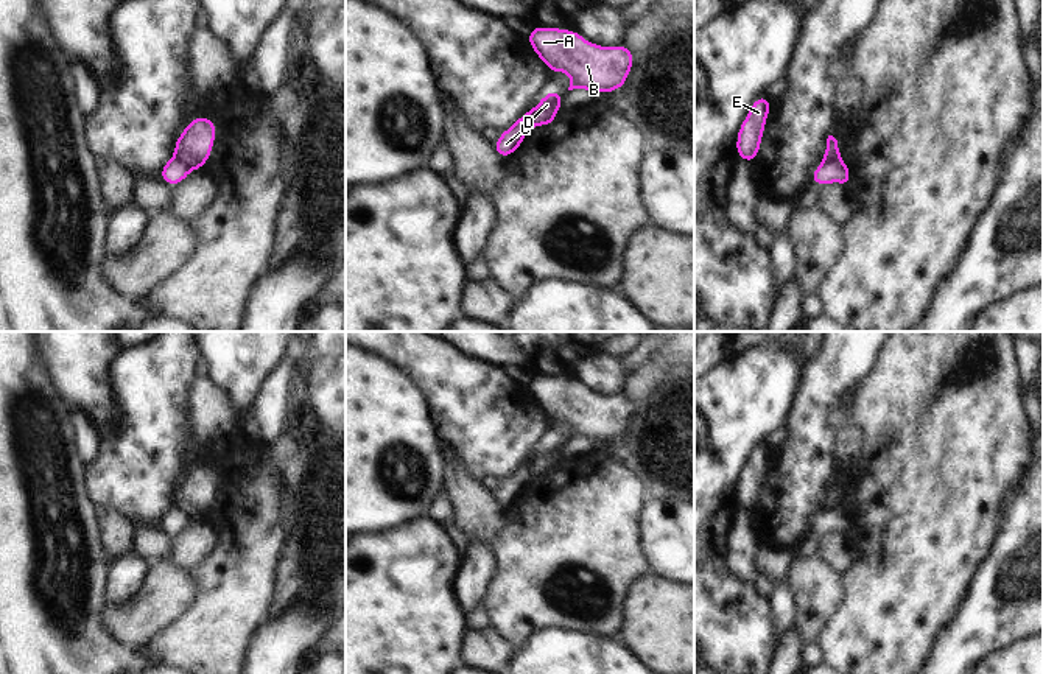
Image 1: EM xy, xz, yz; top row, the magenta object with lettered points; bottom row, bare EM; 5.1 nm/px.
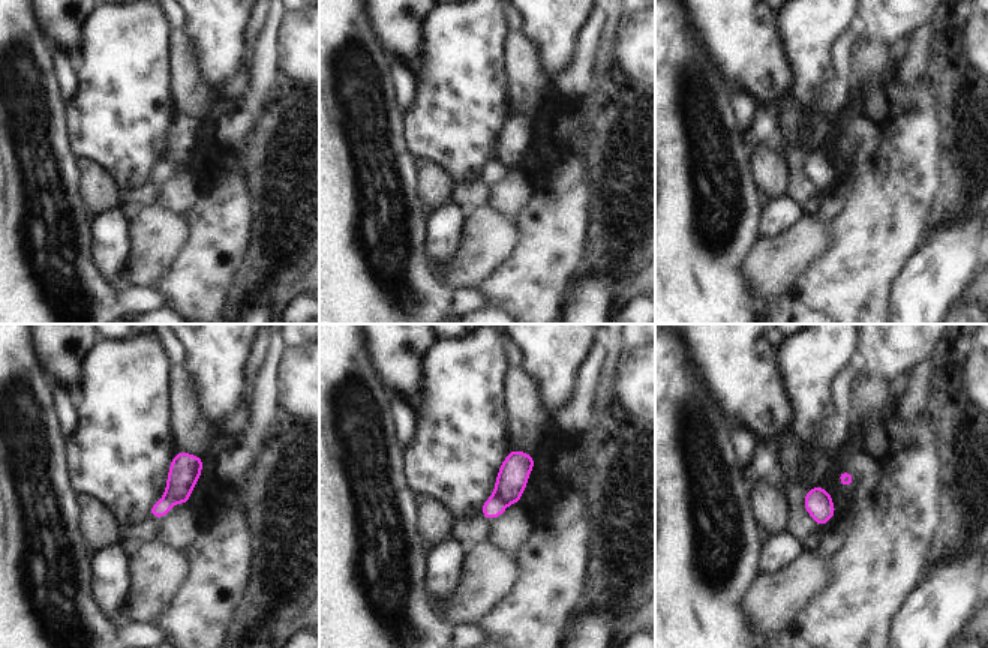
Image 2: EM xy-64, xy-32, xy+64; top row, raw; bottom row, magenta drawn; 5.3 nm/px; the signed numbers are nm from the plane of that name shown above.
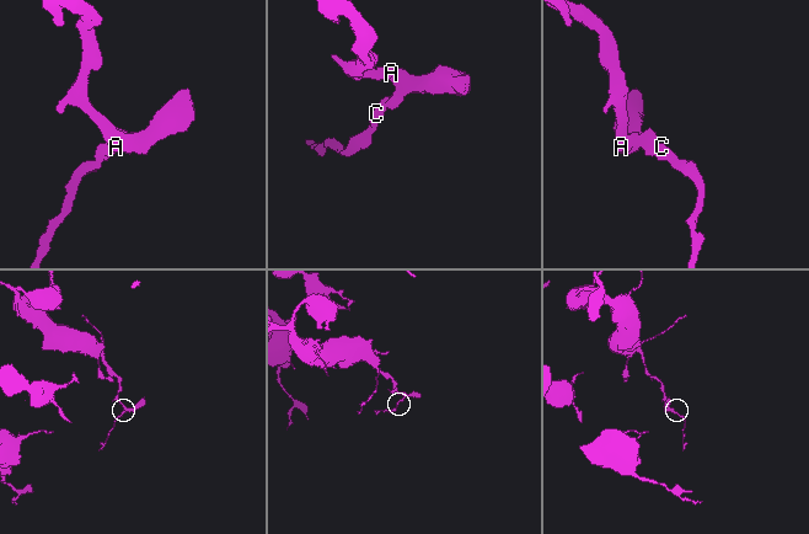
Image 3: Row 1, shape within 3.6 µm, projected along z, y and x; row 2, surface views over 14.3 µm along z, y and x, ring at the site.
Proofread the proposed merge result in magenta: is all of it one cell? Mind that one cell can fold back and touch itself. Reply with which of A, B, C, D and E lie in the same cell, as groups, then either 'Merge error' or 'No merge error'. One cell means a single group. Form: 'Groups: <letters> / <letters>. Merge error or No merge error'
Groups: A B D E / C. Merge error.

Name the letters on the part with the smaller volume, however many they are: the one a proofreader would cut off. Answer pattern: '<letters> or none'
C

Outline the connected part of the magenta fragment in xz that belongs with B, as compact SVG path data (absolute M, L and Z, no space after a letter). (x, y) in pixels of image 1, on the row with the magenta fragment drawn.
M534 26L526 39L551 73L570 76L568 90L610 93L626 84L632 70L634 51L623 44L590 44L576 30Z

